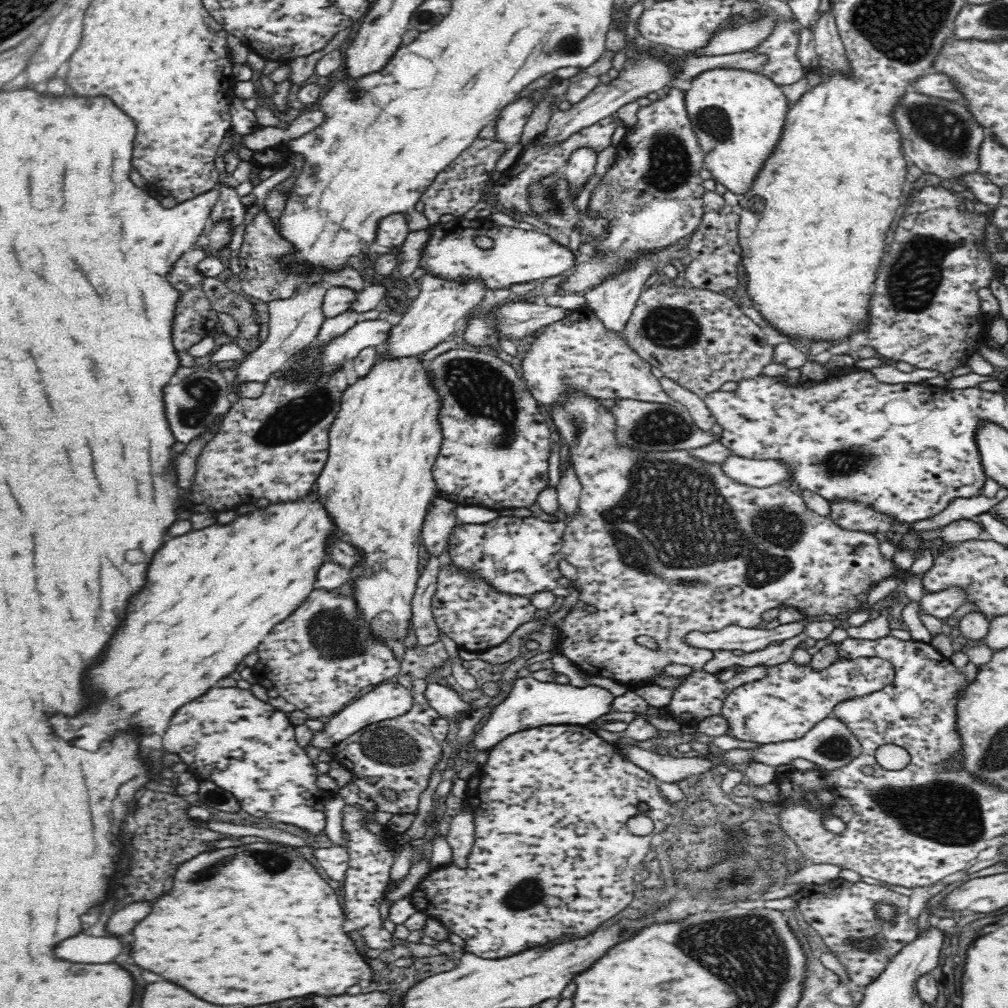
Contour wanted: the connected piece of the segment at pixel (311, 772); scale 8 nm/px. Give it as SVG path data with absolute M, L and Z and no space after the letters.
M239 687L232 688L212 688L208 690L202 698L196 698L194 702L182 706L182 710L178 710L178 714L170 720L170 728L168 732L162 736L162 746L164 751L172 754L177 754L180 760L189 766L189 770L196 776L199 781L210 781L216 786L227 790L234 795L234 798L240 803L240 808L258 818L271 818L274 822L285 822L286 824L294 824L294 826L300 826L312 832L312 834L318 834L322 832L322 829L326 826L326 813L324 813L324 802L332 798L333 791L325 791L316 786L316 778L319 774L316 773L315 765L312 765L312 761L303 748L298 747L296 740L294 739L294 725L290 719L288 719L289 713L277 709L270 705L270 703L262 701L256 697L250 689L242 689Z

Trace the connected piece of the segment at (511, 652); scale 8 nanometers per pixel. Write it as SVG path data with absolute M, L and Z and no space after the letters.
M528 621L521 624L502 644L492 646L492 648L488 648L484 652L478 652L478 659L486 661L489 665L501 665L512 661L519 657L520 648L528 639L528 634L538 631L540 626L542 626L540 621Z

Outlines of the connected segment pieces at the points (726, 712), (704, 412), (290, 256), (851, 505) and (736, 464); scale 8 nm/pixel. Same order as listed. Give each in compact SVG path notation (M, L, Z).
M790 656L787 661L774 666L768 666L767 676L760 681L747 683L736 688L726 696L721 714L728 721L729 733L738 740L758 742L758 744L772 744L785 740L802 738L815 724L832 716L834 707L846 699L858 698L889 686L895 678L895 670L889 659L880 657L860 656L858 658L844 658L834 661L821 670L812 665L795 663Z
M664 376L658 378L662 389L668 397L674 399L674 402L684 406L694 419L694 424L698 425L702 431L710 431L710 428L716 424L714 416L710 415L710 410L706 407L703 399L694 392L690 392L682 386L676 384L672 379Z
M272 188L264 200L264 208L255 218L245 226L243 243L237 254L241 271L238 274L245 294L258 298L261 302L284 300L290 298L298 289L307 286L313 280L323 282L323 286L347 286L356 292L364 290L364 278L357 268L342 266L336 270L321 270L319 266L305 266L295 258L294 245L281 235L281 222L283 210L288 204L288 196L292 194L291 188L283 190Z
M844 501L832 503L831 519L844 530L884 532L892 526L892 519L864 503Z
M730 455L720 467L726 477L754 488L772 486L788 478L786 463L772 459L759 461Z

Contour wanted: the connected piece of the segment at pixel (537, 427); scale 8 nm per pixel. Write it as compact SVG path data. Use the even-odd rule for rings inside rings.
M463 347L450 349L427 361L422 367L428 373L430 387L436 391L438 401L440 401L438 414L436 415L438 415L438 423L440 423L440 430L442 431L442 444L432 468L432 476L437 488L436 495L455 502L458 506L481 506L492 509L495 512L501 508L528 508L531 504L537 502L538 494L548 484L548 454L550 454L550 436L552 436L552 432L548 429L550 426L548 425L546 413L538 407L538 402L535 401L532 393L527 389L523 379L518 377L512 365L492 353Z

